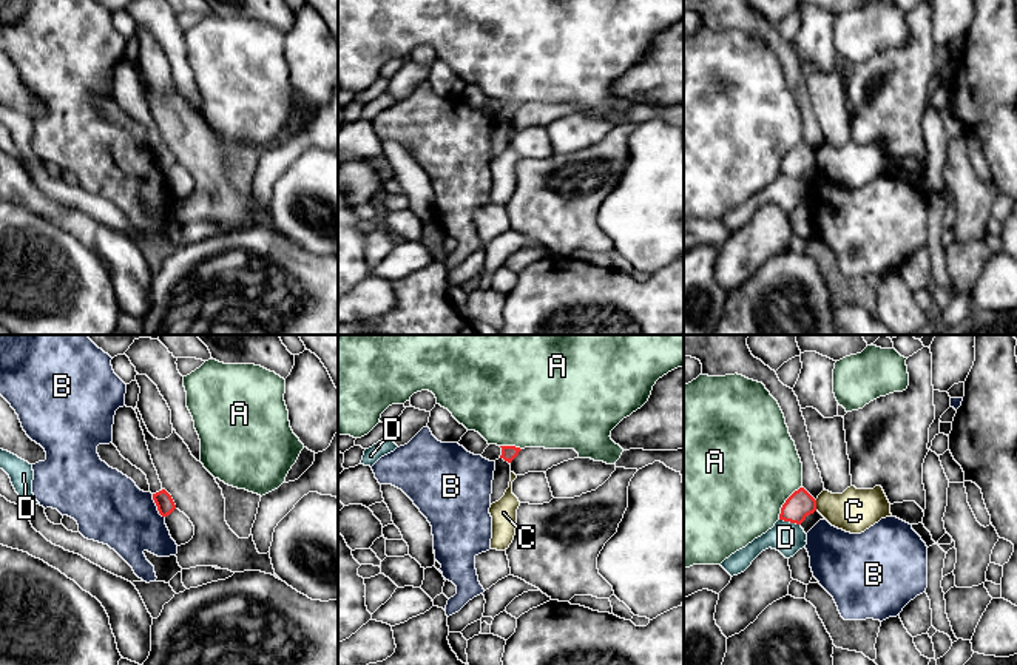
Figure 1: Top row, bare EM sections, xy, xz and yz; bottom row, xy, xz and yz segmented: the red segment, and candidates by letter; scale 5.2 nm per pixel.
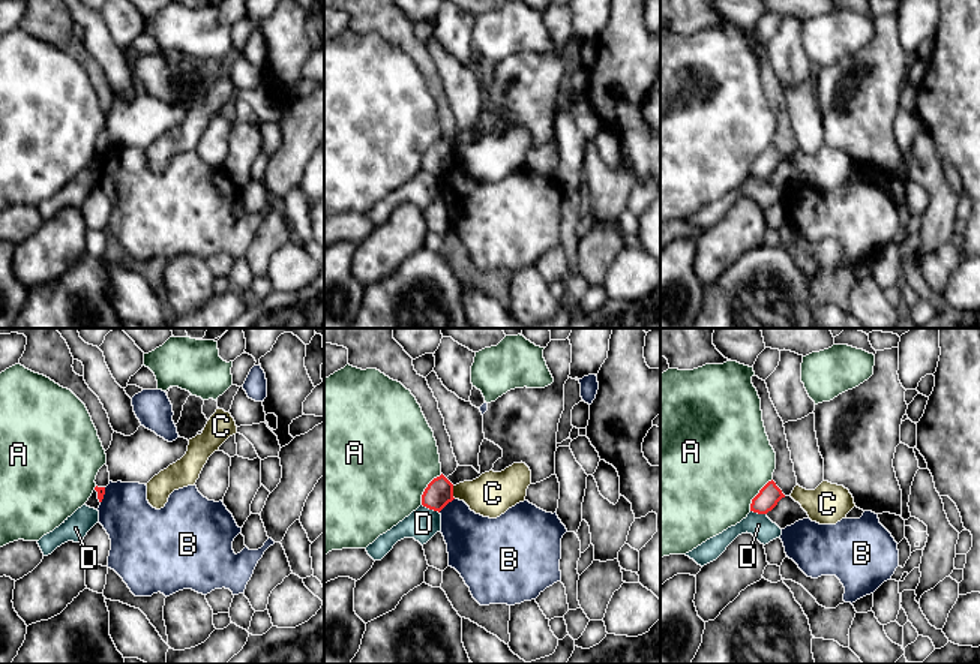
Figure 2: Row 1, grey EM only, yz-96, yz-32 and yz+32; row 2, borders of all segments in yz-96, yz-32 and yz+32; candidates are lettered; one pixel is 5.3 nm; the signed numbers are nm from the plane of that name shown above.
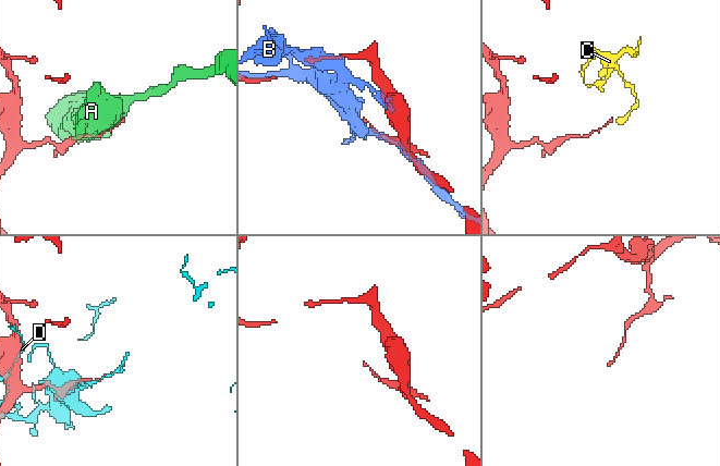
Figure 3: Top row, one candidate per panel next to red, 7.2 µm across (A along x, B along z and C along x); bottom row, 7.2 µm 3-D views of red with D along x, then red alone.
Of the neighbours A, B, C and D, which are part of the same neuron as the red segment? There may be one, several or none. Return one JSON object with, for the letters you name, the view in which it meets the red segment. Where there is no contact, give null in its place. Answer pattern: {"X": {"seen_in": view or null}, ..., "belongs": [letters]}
{"belongs": []}

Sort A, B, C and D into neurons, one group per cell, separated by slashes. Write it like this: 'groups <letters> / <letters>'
groups A / B / C / D

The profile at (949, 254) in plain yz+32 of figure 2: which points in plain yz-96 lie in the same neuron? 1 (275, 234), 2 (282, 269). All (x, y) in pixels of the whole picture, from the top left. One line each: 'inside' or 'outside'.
1: inside
2: outside

